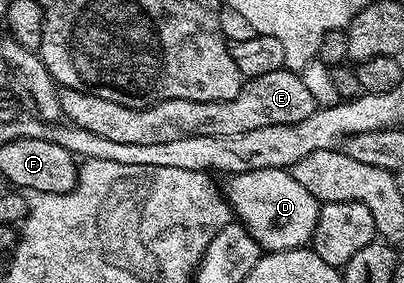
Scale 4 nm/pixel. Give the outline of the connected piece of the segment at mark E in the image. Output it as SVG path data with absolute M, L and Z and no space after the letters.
M285 68L245 80L238 95L229 101L170 99L149 105L147 109L135 109L73 89L61 88L58 96L61 114L71 124L94 131L104 139L114 139L114 143L174 143L174 139L194 135L242 135L246 131L258 131L258 127L302 123L302 119L318 108L299 72Z

